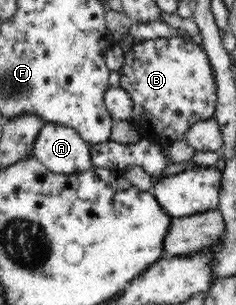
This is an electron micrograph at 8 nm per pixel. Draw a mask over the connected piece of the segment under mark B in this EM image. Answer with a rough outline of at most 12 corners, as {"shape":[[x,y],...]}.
{"shape":[[198,39],[136,42],[120,88],[139,135],[160,147],[215,117]]}

